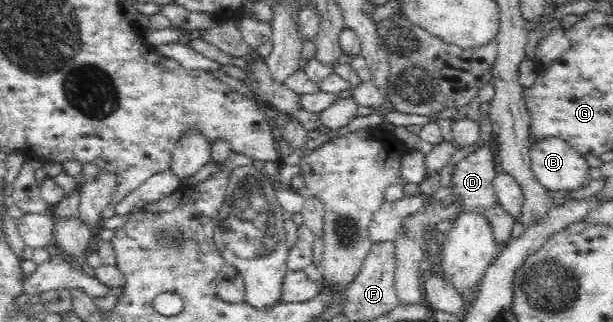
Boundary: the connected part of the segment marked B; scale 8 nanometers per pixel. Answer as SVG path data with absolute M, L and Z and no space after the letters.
M528 136L528 152L533 176L549 192L582 189L590 180L588 175L590 167L586 159L561 138L548 137L535 140Z

